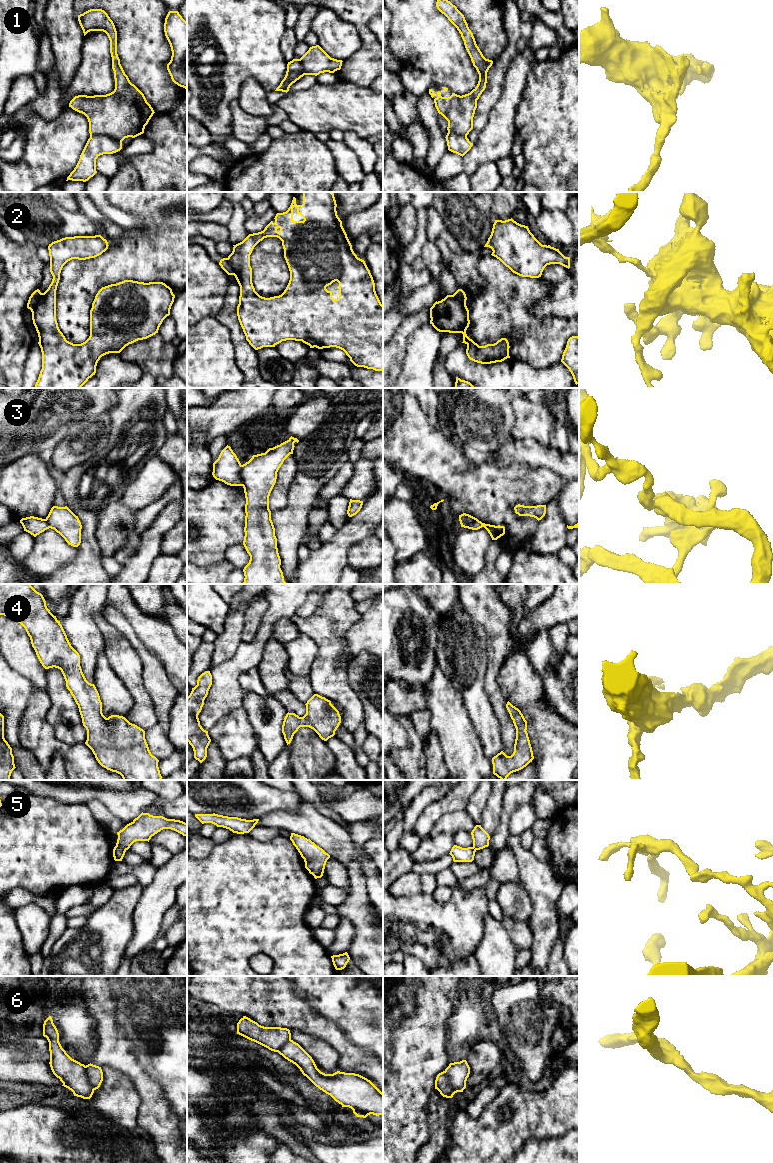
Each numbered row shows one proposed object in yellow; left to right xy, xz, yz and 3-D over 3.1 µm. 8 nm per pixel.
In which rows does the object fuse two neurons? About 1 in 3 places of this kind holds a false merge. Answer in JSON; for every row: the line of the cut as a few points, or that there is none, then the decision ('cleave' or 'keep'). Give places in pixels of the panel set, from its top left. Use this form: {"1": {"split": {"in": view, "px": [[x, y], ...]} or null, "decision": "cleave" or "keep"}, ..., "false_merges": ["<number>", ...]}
{"1": {"split": {"in": "xy", "px": [[90, 134], [107, 135], [121, 145]]}, "decision": "cleave"}, "2": {"split": {"in": "xy", "px": [[41, 293], [37, 302], [30, 309]]}, "decision": "cleave"}, "3": {"split": {"in": "xz", "px": [[241, 465], [243, 485]]}, "decision": "cleave"}, "4": {"split": null, "decision": "keep"}, "5": {"split": {"in": "xy", "px": [[116, 845], [125, 850]]}, "decision": "cleave"}, "6": {"split": {"in": "xy", "px": [[85, 1066], [85, 1072], [93, 1090]]}, "decision": "cleave"}, "false_merges": ["1", "2", "3", "5", "6"]}

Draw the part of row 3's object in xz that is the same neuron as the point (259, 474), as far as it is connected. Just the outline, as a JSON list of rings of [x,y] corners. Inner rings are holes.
[[[291,436],[265,453],[253,455],[241,466],[246,498],[243,545],[250,556],[249,563],[243,569],[243,584],[287,584],[280,568],[269,496],[279,468],[293,454],[295,442],[299,440]]]

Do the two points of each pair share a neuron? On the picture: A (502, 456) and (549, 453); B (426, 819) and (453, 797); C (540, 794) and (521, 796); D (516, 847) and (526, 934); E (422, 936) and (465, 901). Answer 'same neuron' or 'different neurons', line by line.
A: same neuron
B: same neuron
C: different neurons
D: different neurons
E: same neuron

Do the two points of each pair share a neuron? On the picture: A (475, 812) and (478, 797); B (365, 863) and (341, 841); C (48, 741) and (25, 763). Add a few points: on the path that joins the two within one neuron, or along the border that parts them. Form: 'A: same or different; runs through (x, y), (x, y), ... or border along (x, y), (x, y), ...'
A: same; runs through (475, 808), (478, 801)
B: same; runs through (360, 857), (347, 847)
C: different; border along (21, 745), (35, 757), (42, 769)

